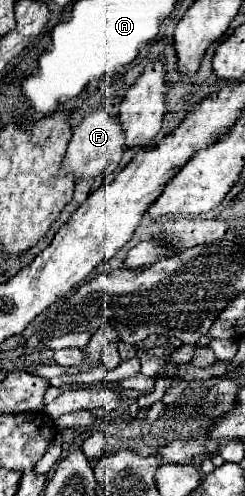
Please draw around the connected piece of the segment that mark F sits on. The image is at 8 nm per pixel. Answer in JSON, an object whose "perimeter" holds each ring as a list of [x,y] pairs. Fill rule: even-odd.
{"perimeter":[[[97,109],[89,113],[75,129],[67,147],[67,155],[63,161],[61,173],[73,173],[77,179],[95,177],[99,173],[113,173],[123,155],[123,129],[119,129],[119,119],[107,113],[105,109]]]}

